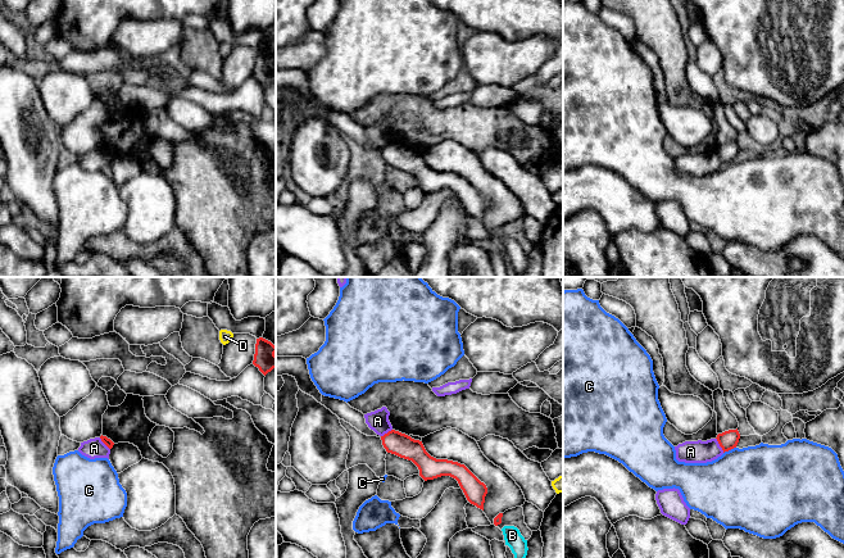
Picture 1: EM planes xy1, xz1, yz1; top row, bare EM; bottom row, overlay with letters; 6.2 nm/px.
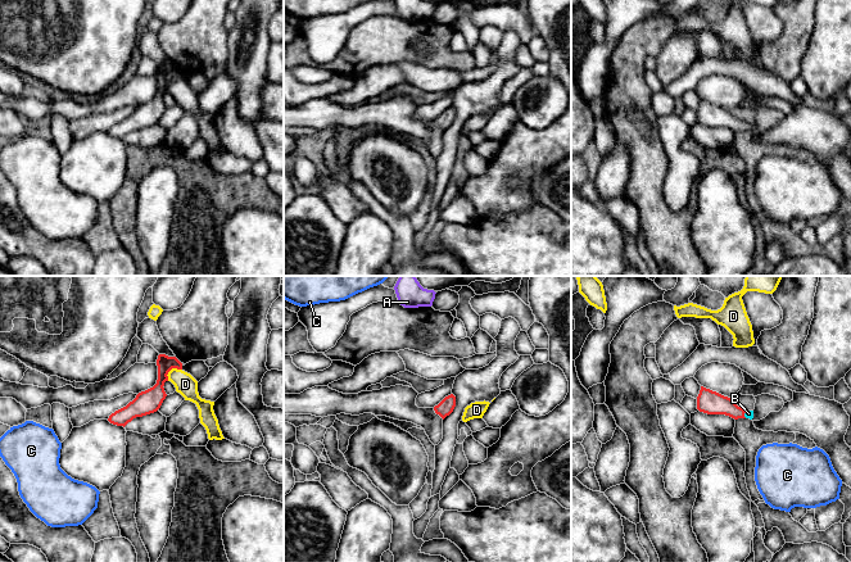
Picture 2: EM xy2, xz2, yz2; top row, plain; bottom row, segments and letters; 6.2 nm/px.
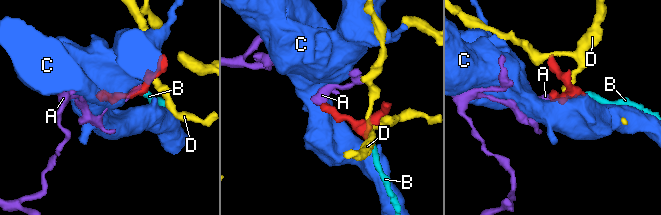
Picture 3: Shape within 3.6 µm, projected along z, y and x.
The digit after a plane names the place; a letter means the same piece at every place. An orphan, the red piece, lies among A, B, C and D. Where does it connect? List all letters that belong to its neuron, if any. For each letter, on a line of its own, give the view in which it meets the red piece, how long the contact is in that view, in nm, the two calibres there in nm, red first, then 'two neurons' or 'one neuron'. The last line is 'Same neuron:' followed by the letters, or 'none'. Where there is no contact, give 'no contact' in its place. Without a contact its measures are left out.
A: contact in yz1; length 110 nm; calibres 120 and 140 nm; two neurons
B: contact in yz2; length 50 nm; calibres 150 and 50 nm; one neuron
C: contact in yz1; length 90 nm; calibres 120 and 480 nm; two neurons
D: contact in xy2; length 120 nm; calibres 140 and 140 nm; two neurons
Same neuron: B

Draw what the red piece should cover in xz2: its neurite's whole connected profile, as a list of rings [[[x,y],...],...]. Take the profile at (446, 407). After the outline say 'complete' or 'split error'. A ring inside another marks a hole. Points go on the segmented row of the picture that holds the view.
[[[451,394],[445,396],[438,405],[435,405],[434,411],[444,420],[453,412],[454,407],[456,407],[456,396]]] | complete

